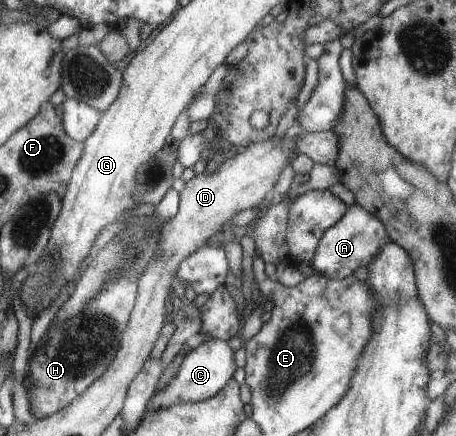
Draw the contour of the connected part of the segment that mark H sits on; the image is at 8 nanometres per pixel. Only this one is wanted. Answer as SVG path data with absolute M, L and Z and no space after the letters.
M110 277L104 282L97 295L88 301L80 310L65 320L63 325L56 325L50 332L46 331L33 350L31 361L28 365L27 377L29 389L26 396L29 402L30 414L35 419L48 417L57 410L64 409L70 401L80 396L88 386L92 385L113 362L119 349L121 338L127 329L129 314L136 304L137 280L126 277Z

